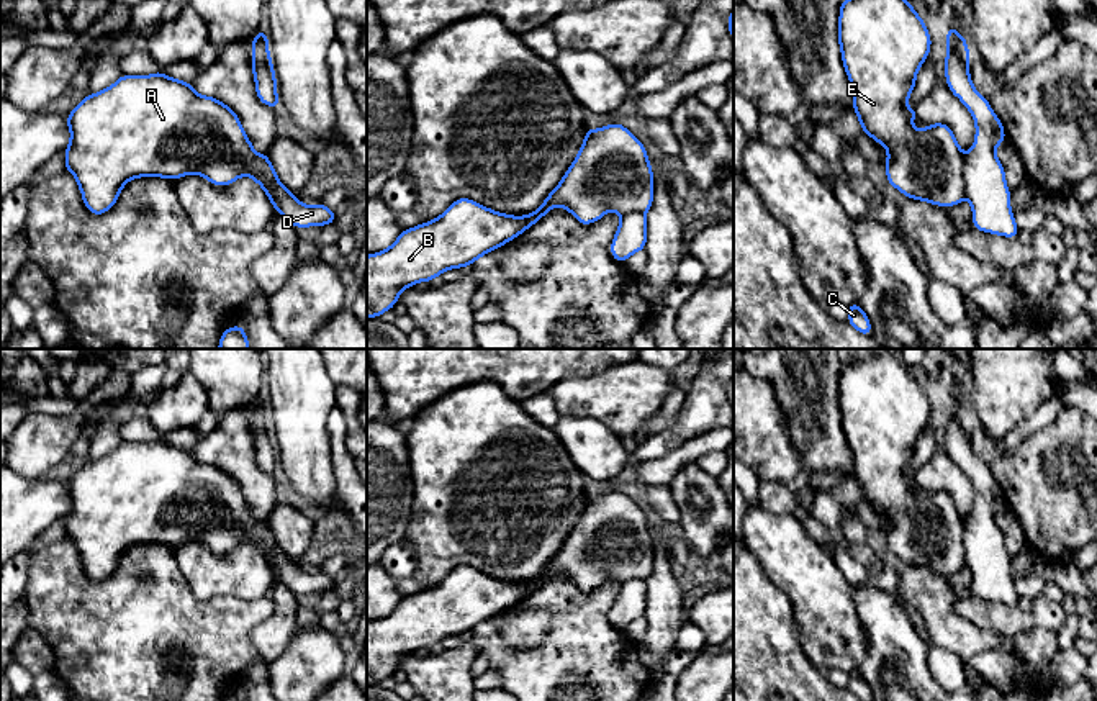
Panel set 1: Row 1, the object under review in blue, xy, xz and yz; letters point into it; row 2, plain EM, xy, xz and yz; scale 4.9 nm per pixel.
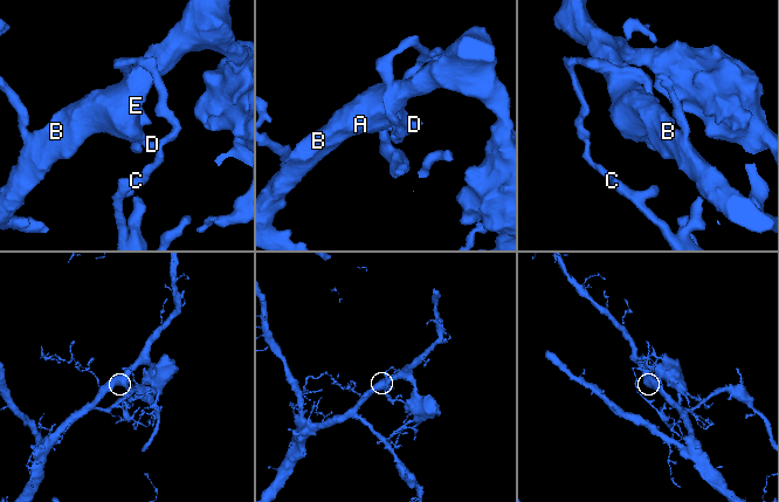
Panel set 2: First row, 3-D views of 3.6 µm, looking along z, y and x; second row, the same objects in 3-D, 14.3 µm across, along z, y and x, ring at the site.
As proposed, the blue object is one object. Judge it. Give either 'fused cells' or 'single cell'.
fused cells

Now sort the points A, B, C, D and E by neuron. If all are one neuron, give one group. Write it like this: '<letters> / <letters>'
A B D E / C

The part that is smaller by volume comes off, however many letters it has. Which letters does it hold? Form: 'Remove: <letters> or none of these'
Remove: C

